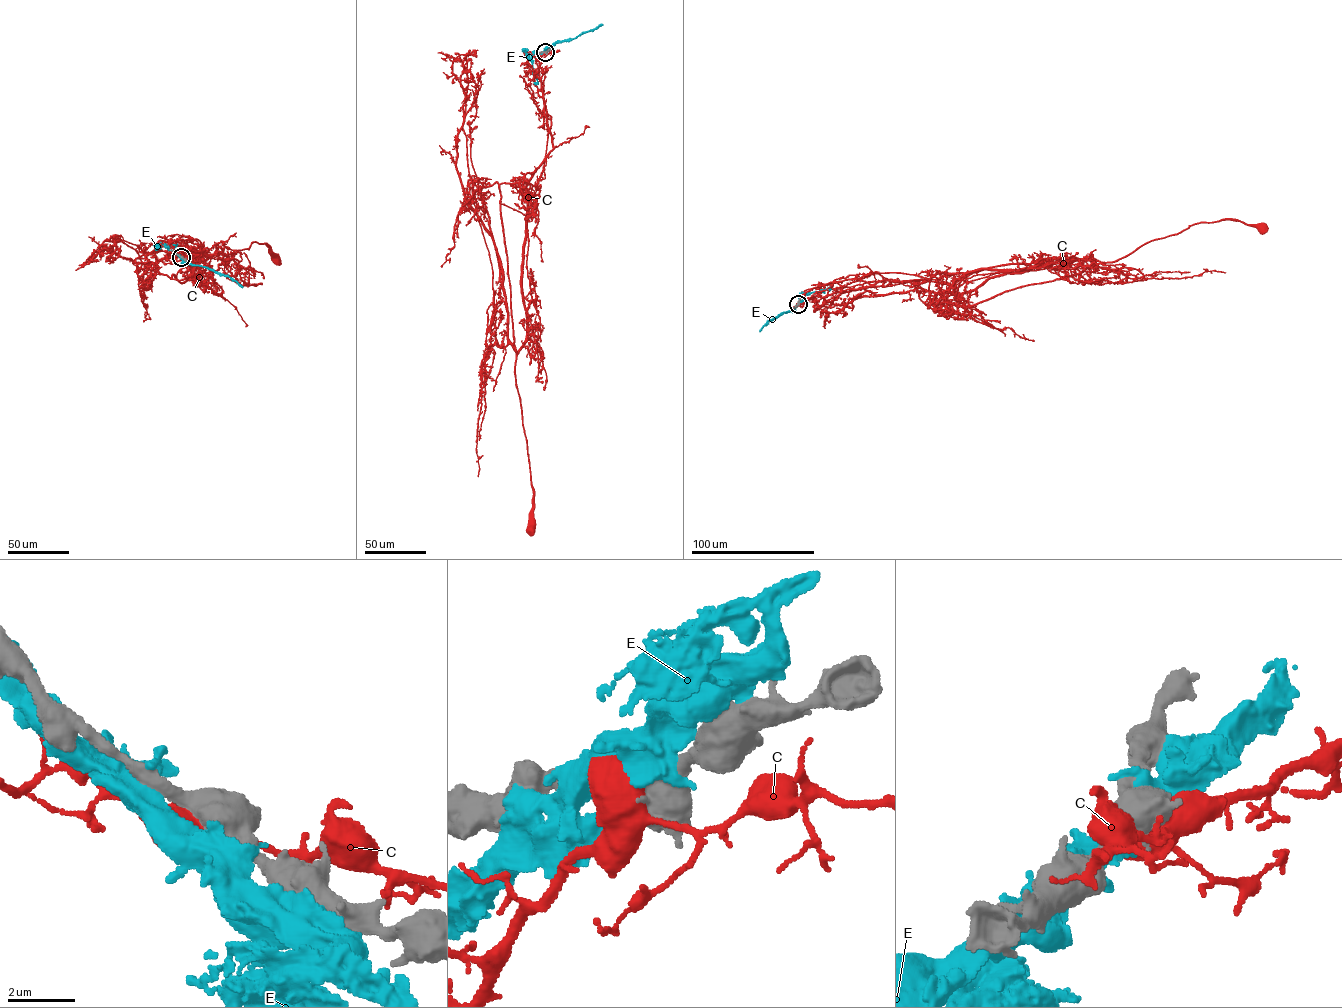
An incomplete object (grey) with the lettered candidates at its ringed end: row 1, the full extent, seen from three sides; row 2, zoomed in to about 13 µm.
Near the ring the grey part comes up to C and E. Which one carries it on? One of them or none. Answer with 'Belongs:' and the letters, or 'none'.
Belongs: C

